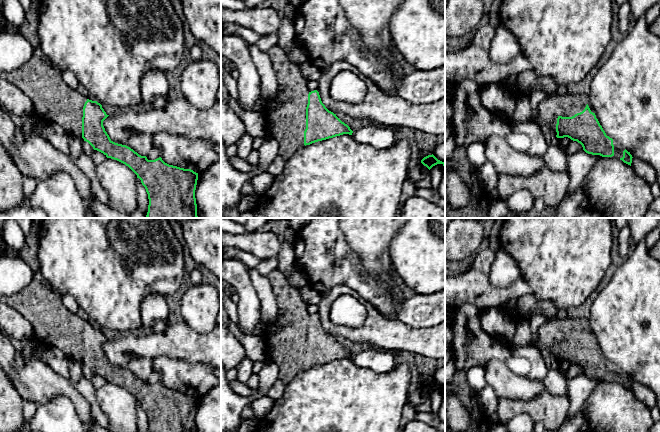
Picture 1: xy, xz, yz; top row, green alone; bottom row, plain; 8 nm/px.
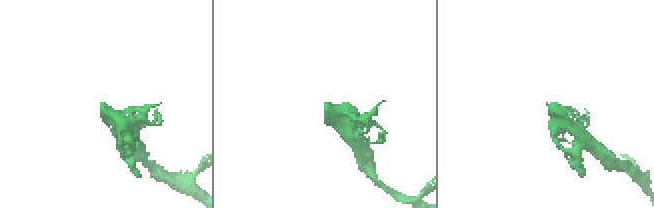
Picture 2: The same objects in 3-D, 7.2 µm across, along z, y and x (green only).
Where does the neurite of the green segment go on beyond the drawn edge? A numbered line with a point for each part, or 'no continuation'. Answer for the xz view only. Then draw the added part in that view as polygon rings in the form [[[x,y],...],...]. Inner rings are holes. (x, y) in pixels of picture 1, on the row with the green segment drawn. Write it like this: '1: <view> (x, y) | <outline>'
1: xz (285, 114) | [[[275,45],[266,54],[272,60],[273,69],[277,76],[278,88],[276,96],[266,101],[263,113],[267,121],[268,135],[279,142],[278,154],[286,161],[299,148],[305,146],[306,107],[308,104],[308,94],[312,90],[307,87],[307,81],[302,76],[300,65],[291,62],[281,47]]]

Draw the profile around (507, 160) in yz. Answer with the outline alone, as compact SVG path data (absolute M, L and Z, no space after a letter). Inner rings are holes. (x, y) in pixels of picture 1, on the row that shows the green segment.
M496 135L489 137L485 143L485 154L499 174L528 177L547 166L543 157L519 152L506 138Z

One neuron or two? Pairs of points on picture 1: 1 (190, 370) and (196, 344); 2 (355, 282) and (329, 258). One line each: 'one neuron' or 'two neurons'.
1: two neurons
2: one neuron

